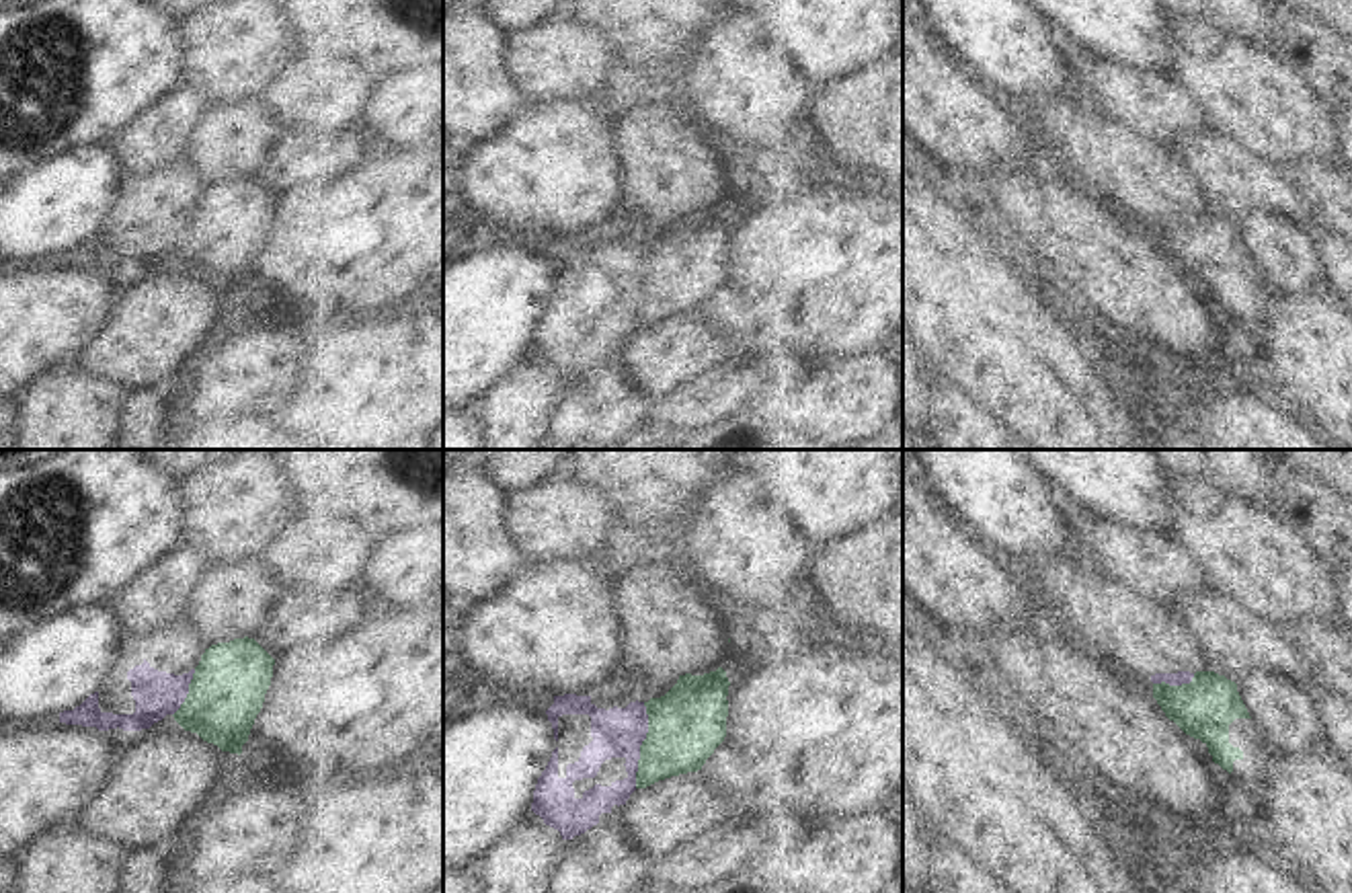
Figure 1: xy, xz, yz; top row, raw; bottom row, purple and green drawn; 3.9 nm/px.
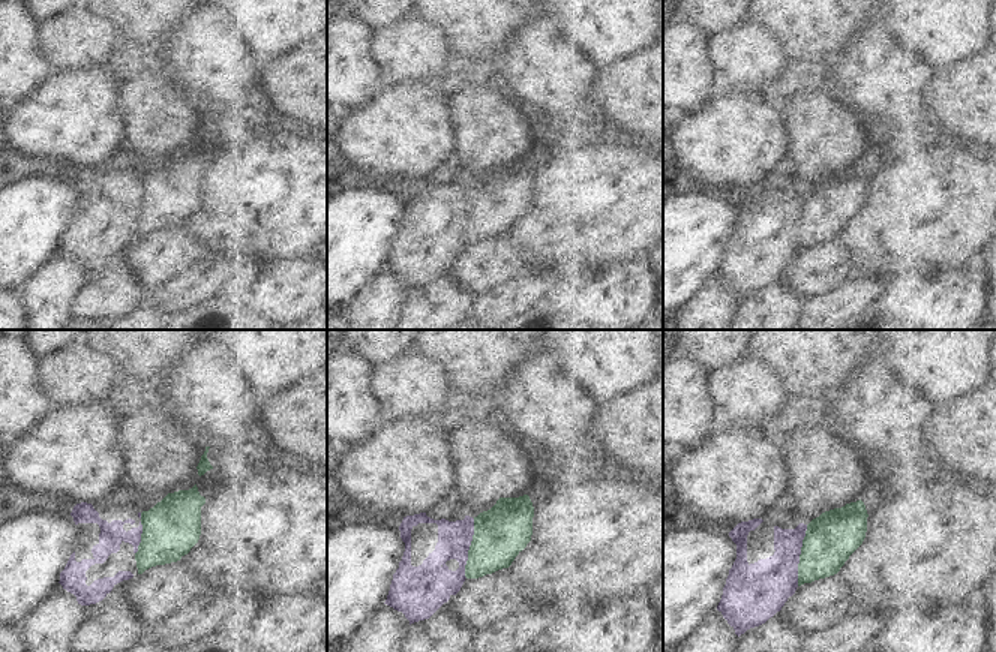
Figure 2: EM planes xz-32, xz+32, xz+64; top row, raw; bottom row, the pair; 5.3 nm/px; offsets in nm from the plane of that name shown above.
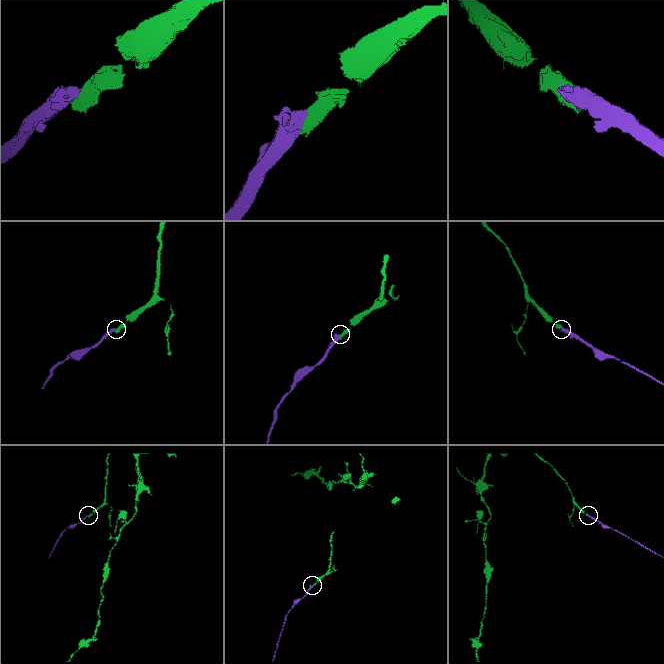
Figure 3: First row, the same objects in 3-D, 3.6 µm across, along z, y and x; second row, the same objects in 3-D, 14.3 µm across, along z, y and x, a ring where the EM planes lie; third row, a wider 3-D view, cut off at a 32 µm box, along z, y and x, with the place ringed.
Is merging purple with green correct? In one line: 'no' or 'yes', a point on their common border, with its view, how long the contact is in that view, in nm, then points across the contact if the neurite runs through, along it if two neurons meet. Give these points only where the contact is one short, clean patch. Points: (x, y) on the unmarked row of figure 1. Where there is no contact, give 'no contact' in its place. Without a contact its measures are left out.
no; contact xz (641, 284); length 340 nm; border xz (645, 243), (647, 278), (641, 286), (634, 327)

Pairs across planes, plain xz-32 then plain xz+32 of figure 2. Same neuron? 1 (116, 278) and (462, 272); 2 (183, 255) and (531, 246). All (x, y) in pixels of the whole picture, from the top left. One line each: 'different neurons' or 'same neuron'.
1: different neurons
2: different neurons

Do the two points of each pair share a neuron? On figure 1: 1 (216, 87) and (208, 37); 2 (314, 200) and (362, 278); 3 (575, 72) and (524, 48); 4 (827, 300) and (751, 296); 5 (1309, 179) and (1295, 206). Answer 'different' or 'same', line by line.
1: same
2: same
3: same
4: same
5: different

